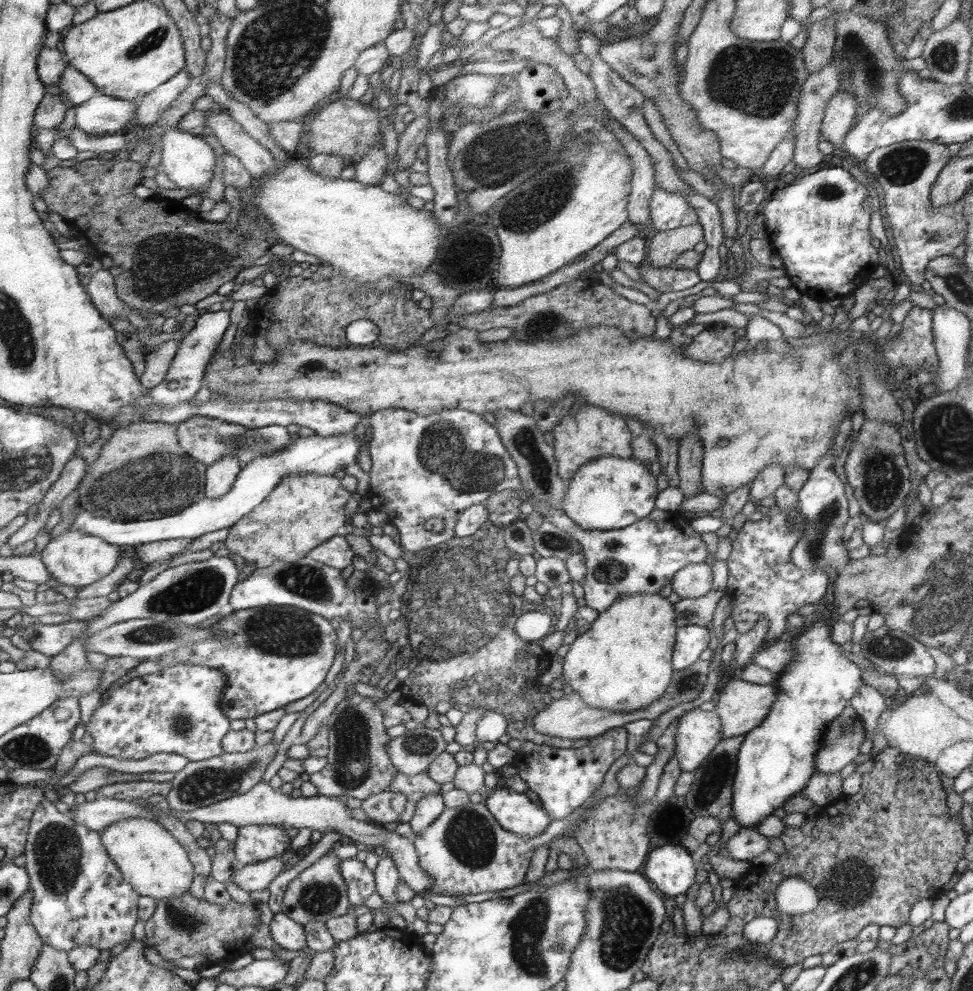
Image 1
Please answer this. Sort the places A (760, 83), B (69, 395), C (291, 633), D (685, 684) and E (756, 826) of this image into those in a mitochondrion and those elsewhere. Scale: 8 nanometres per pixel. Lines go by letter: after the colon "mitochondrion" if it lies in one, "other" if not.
A: mitochondrion
B: other
C: mitochondrion
D: mitochondrion
E: other

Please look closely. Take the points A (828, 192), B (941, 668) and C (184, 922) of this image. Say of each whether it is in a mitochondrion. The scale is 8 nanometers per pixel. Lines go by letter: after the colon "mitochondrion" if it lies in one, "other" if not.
A: mitochondrion
B: other
C: mitochondrion

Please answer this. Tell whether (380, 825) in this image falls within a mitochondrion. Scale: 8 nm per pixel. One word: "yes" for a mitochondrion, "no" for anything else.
no

